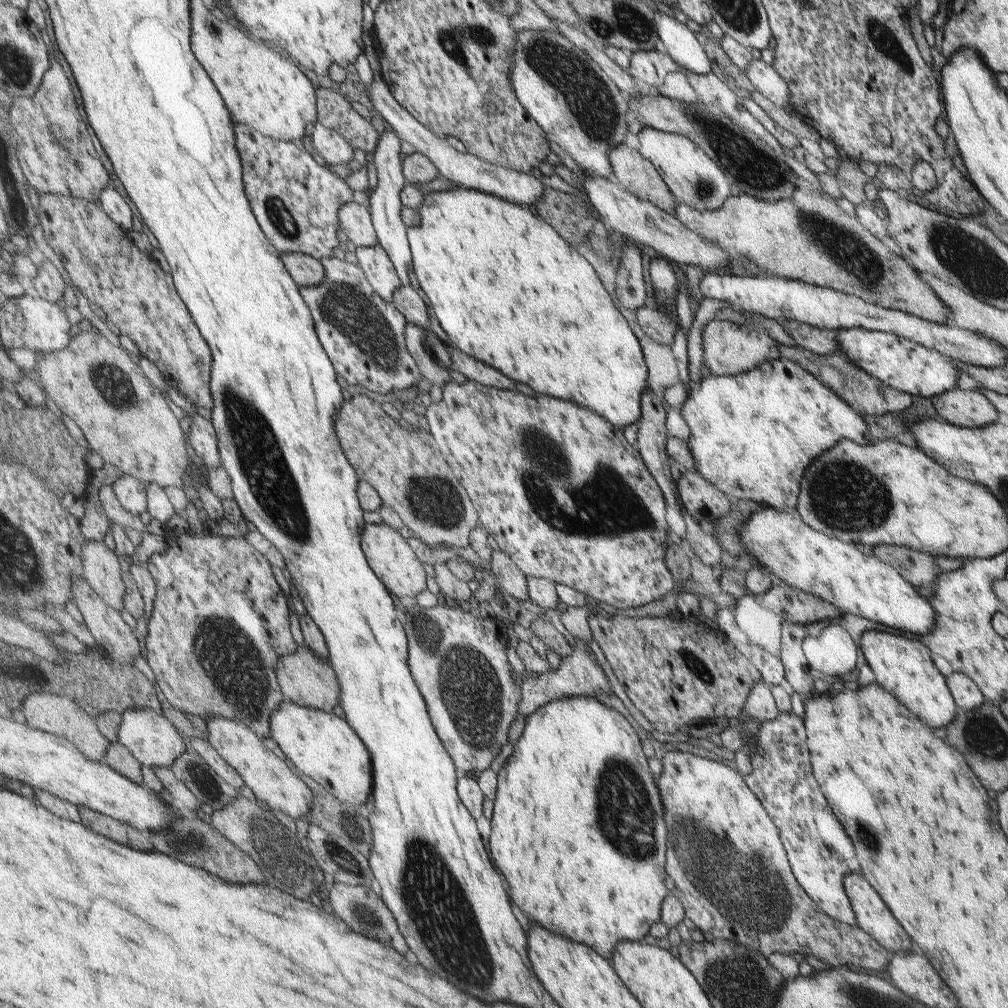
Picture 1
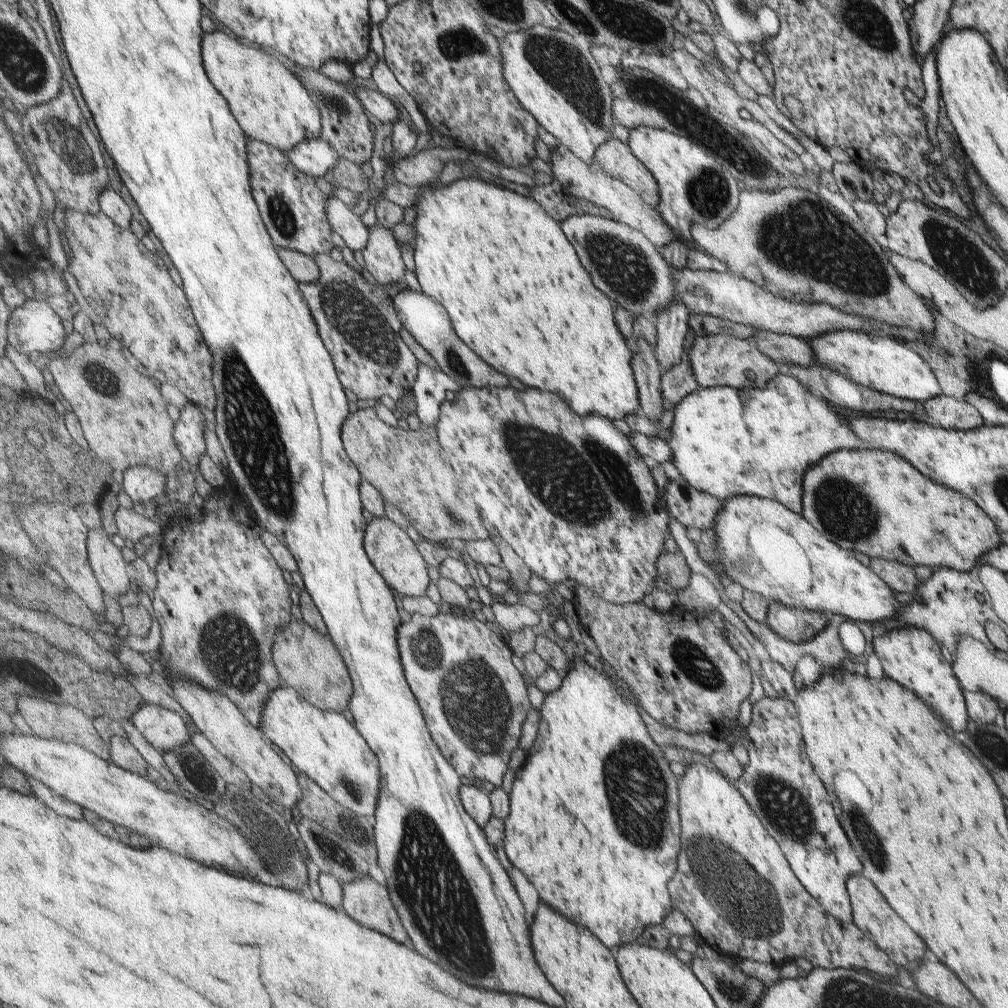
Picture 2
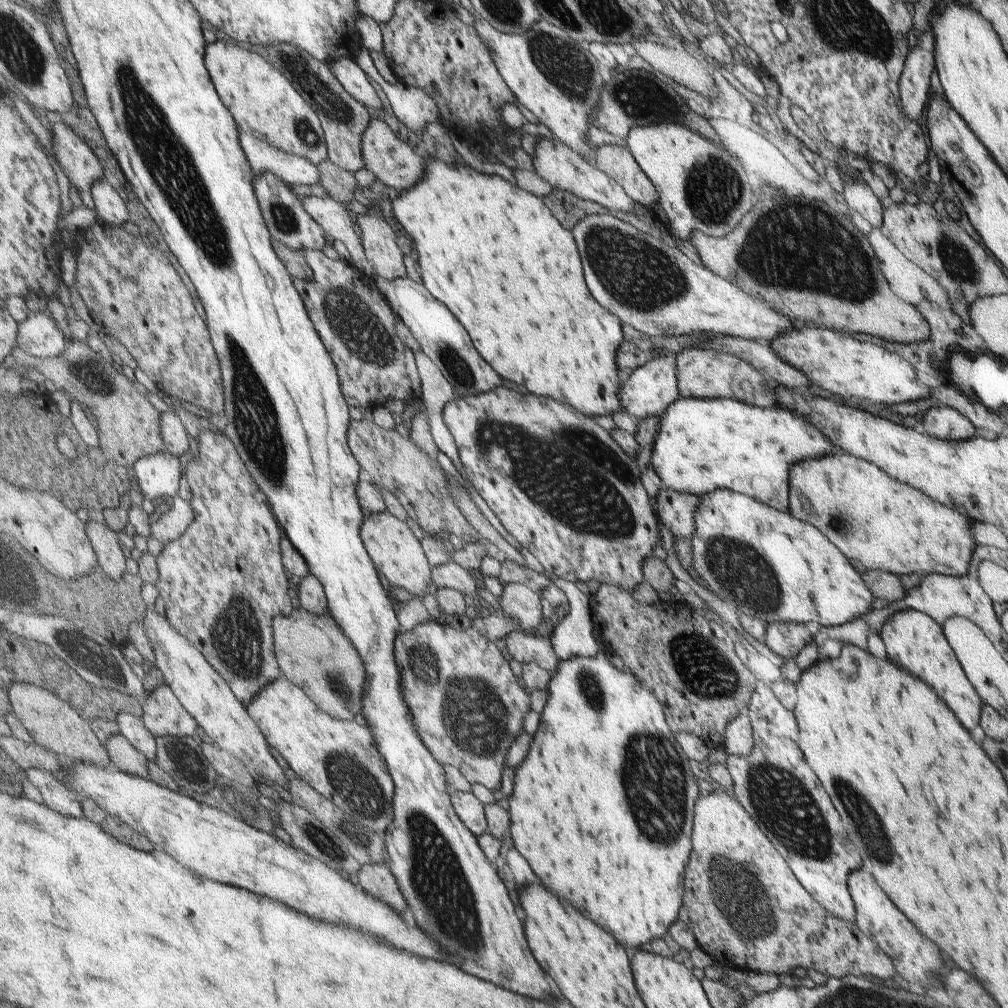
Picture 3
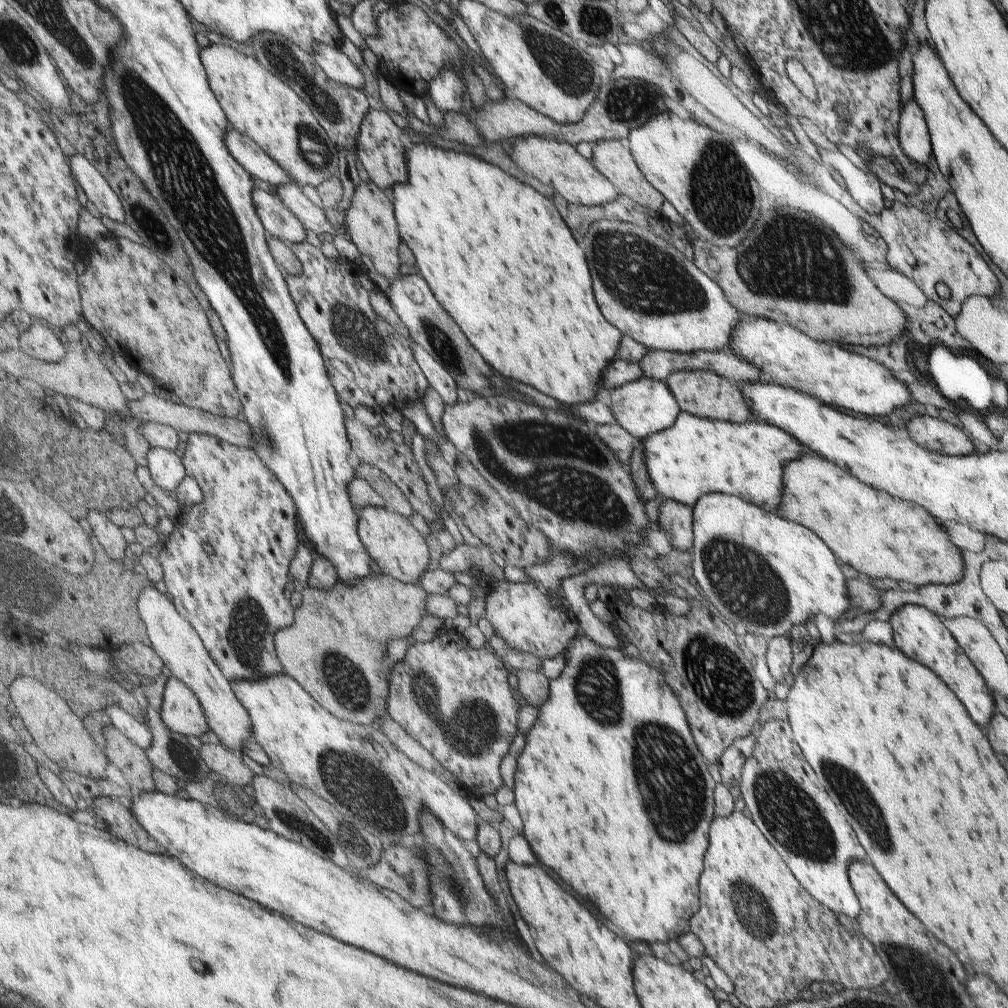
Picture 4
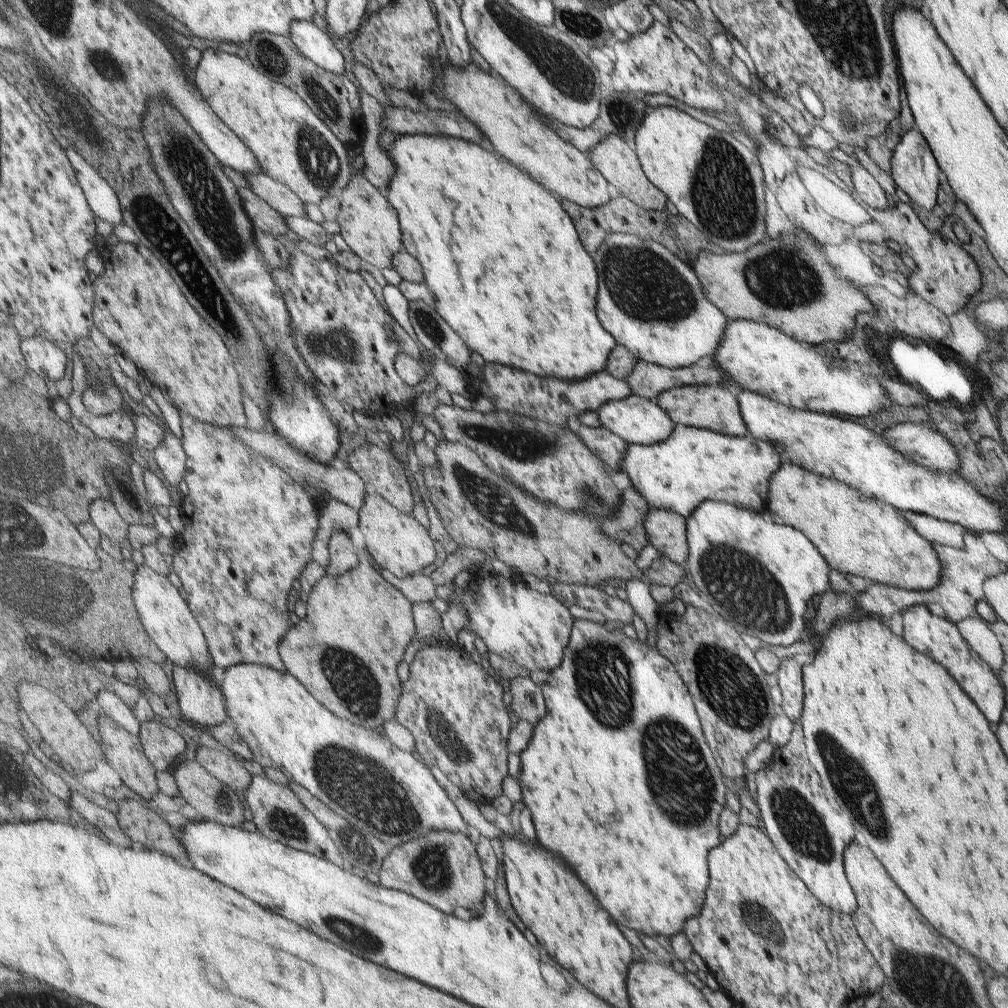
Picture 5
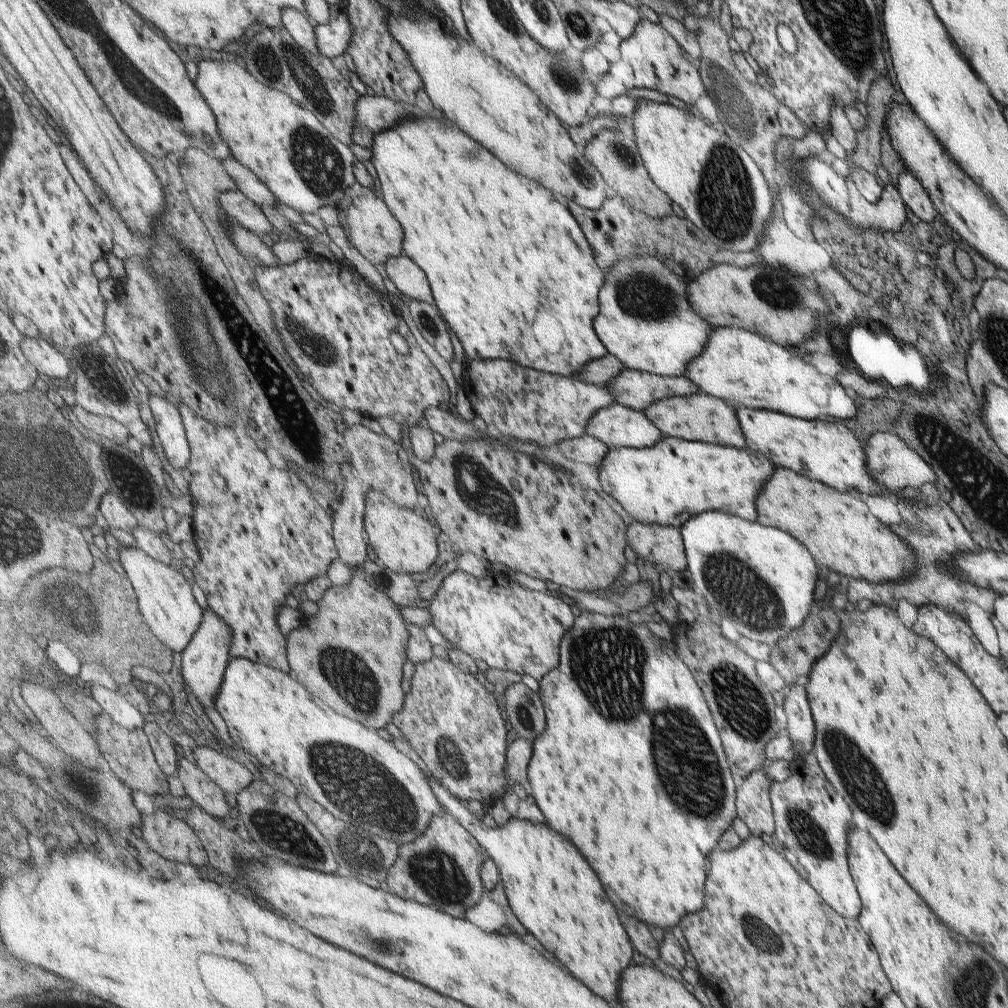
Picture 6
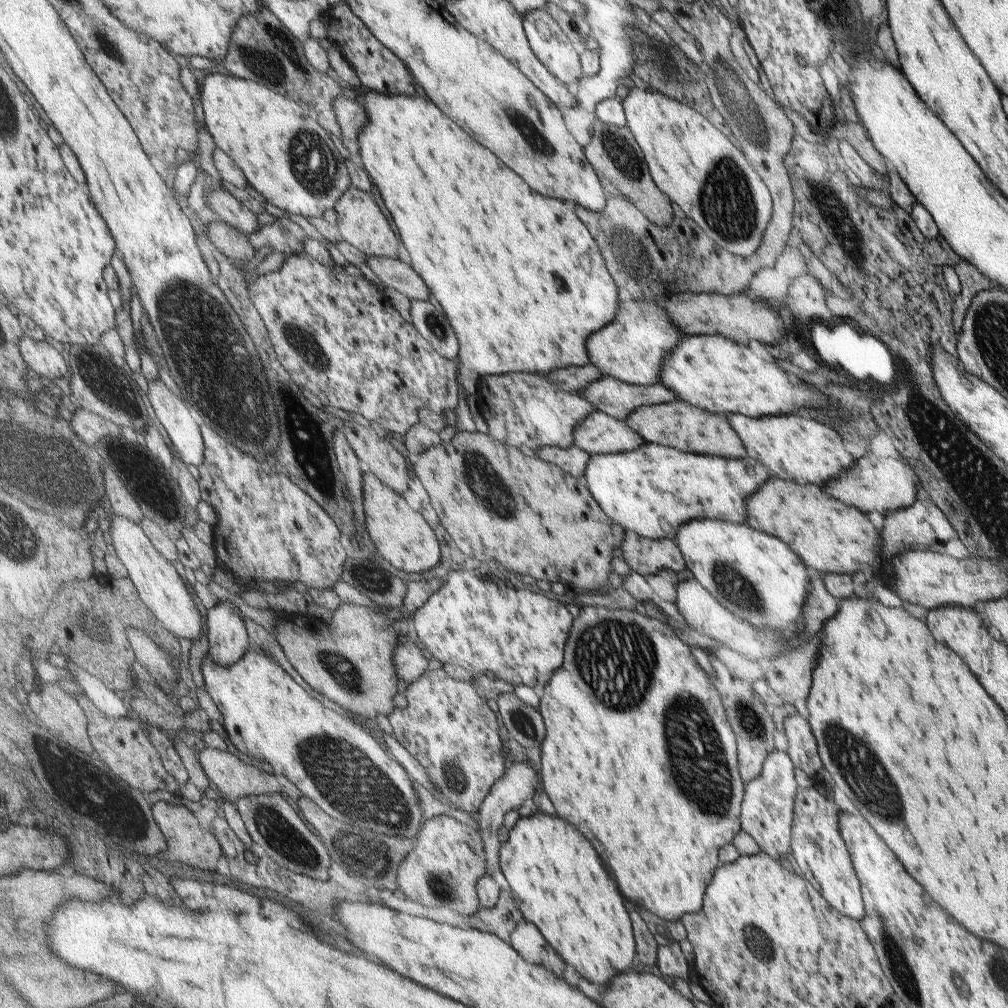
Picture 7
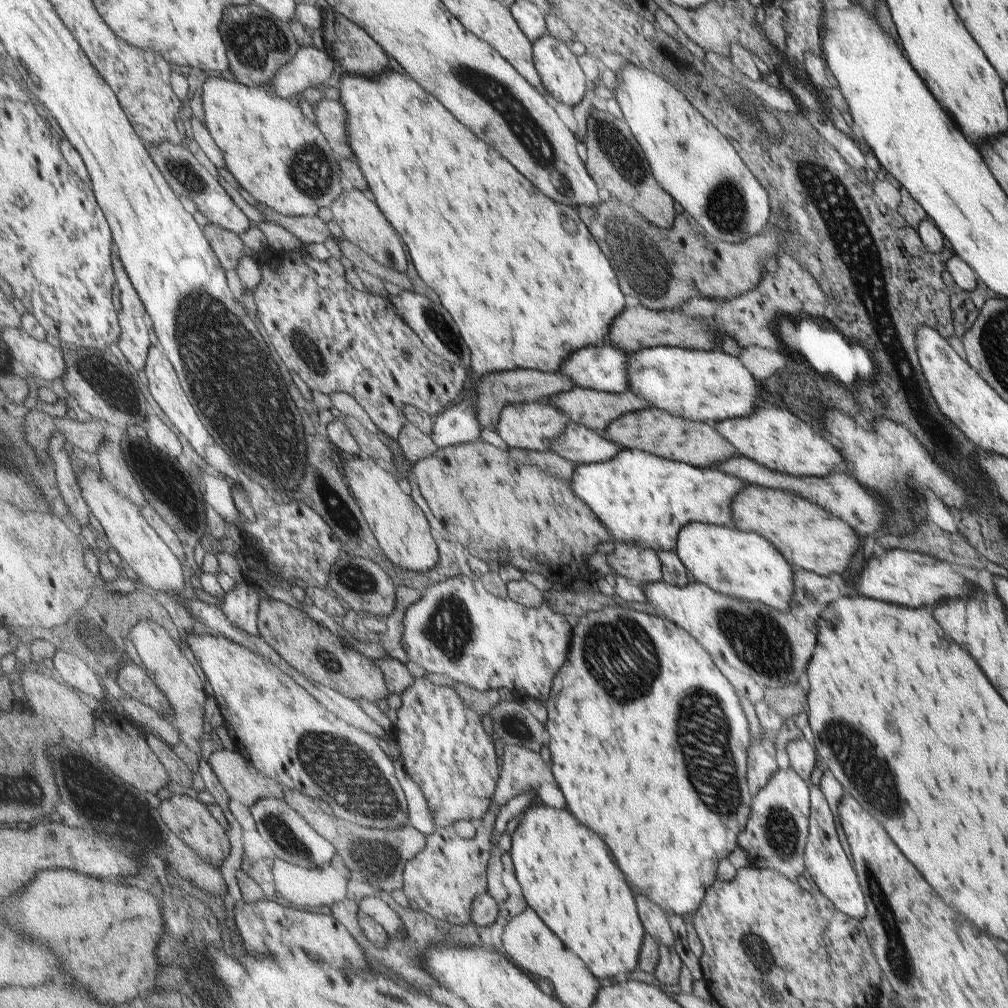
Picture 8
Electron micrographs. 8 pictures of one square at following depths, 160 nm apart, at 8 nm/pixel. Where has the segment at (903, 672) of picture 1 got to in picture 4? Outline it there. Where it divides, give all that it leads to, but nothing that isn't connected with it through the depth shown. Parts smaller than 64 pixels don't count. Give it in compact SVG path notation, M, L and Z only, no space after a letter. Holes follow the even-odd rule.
M907 605L900 607L889 622L895 648L905 652L905 656L913 656L927 668L933 668L933 672L937 672L937 676L941 676L941 680L945 680L945 684L953 688L953 692L957 692L957 698L965 704L965 708L969 708L969 716L973 716L977 724L985 726L996 713L993 694L989 692L983 678L963 650L955 643L951 633L941 623L940 617L921 605Z

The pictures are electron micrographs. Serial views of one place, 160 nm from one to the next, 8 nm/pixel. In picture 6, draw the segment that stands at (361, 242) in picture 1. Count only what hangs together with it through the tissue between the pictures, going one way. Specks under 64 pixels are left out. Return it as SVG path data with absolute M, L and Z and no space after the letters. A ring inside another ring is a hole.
M231 156L222 162L222 166L227 174L236 182L237 188L245 193L258 205L275 206L278 200L274 192L262 181L252 170L241 164L235 157Z

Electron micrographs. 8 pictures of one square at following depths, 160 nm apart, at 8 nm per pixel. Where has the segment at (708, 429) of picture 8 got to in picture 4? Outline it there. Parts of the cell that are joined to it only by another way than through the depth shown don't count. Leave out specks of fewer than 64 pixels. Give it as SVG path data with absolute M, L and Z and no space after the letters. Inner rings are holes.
M677 371L671 373L664 383L672 392L680 412L716 421L741 424L749 420L752 412L741 394L739 385L709 371Z

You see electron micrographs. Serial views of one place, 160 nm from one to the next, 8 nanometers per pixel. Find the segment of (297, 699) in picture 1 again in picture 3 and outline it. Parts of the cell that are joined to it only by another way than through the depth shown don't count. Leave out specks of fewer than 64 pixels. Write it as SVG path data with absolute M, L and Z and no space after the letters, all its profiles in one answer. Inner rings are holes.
M300 606L289 616L280 616L274 623L274 643L283 676L304 689L332 717L353 720L363 712L363 690L367 684L365 664L329 612L315 616Z

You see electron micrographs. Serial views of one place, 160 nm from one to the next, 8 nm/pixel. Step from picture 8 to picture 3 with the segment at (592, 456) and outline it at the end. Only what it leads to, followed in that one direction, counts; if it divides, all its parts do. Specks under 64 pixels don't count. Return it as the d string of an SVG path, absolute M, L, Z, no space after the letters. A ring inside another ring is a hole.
M663 354L661 358L645 363L638 371L625 374L620 388L621 404L635 419L662 416L665 409L679 398L674 375L676 369L674 357L674 354Z

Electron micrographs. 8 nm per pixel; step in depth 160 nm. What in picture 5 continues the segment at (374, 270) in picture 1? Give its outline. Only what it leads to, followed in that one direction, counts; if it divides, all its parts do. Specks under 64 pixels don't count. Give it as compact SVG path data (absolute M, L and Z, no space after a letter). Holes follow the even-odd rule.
M363 171L352 175L350 183L341 192L337 222L340 234L348 246L365 262L382 268L394 268L395 256L404 248L400 216L397 209L383 196L379 189L367 180Z

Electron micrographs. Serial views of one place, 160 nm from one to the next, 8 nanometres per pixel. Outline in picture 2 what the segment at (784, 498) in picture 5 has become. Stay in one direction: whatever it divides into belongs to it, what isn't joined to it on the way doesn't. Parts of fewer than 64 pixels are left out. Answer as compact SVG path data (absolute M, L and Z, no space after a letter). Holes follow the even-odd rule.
M849 449L841 451L835 451L829 456L825 456L825 460L819 460L817 464L813 464L813 468L809 468L809 476L804 476L802 480L802 500L801 500L801 512L800 515L804 517L809 524L813 524L813 528L817 532L820 532L827 537L833 544L836 544L839 548L851 551L857 550L861 554L865 554L868 558L883 559L884 561L891 561L899 563L903 566L939 566L946 569L957 569L959 572L967 572L973 568L973 564L977 562L979 556L985 554L988 550L995 548L1001 544L999 538L999 529L995 526L993 520L987 516L986 512L981 510L973 500L960 495L953 489L948 489L943 485L938 485L931 478L927 478L924 474L921 474L919 470L914 469L906 460L901 460L893 454L887 454L887 452L877 452L877 450L863 449Z

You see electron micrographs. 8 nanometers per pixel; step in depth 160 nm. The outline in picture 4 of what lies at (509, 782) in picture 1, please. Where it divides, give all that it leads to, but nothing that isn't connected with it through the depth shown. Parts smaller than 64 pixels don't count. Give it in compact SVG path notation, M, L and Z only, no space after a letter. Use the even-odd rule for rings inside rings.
M583 632L564 652L566 665L556 679L550 680L550 699L540 709L535 726L528 732L523 754L518 757L516 772L515 804L521 810L525 822L525 834L541 858L561 880L571 886L585 902L599 908L599 916L605 916L627 941L652 942L675 941L678 936L689 933L688 920L698 909L698 878L704 870L704 854L708 845L708 830L713 812L713 786L705 763L694 740L694 732L688 724L683 706L672 688L666 683L663 673L641 656L629 657L623 650L602 647L596 640Z

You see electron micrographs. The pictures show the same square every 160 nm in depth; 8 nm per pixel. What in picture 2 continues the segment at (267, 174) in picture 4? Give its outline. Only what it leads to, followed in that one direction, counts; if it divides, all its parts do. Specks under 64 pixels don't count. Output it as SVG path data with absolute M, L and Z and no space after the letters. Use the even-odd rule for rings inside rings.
M321 138L303 141L287 152L287 156L299 170L315 178L327 174L340 157L336 149Z

